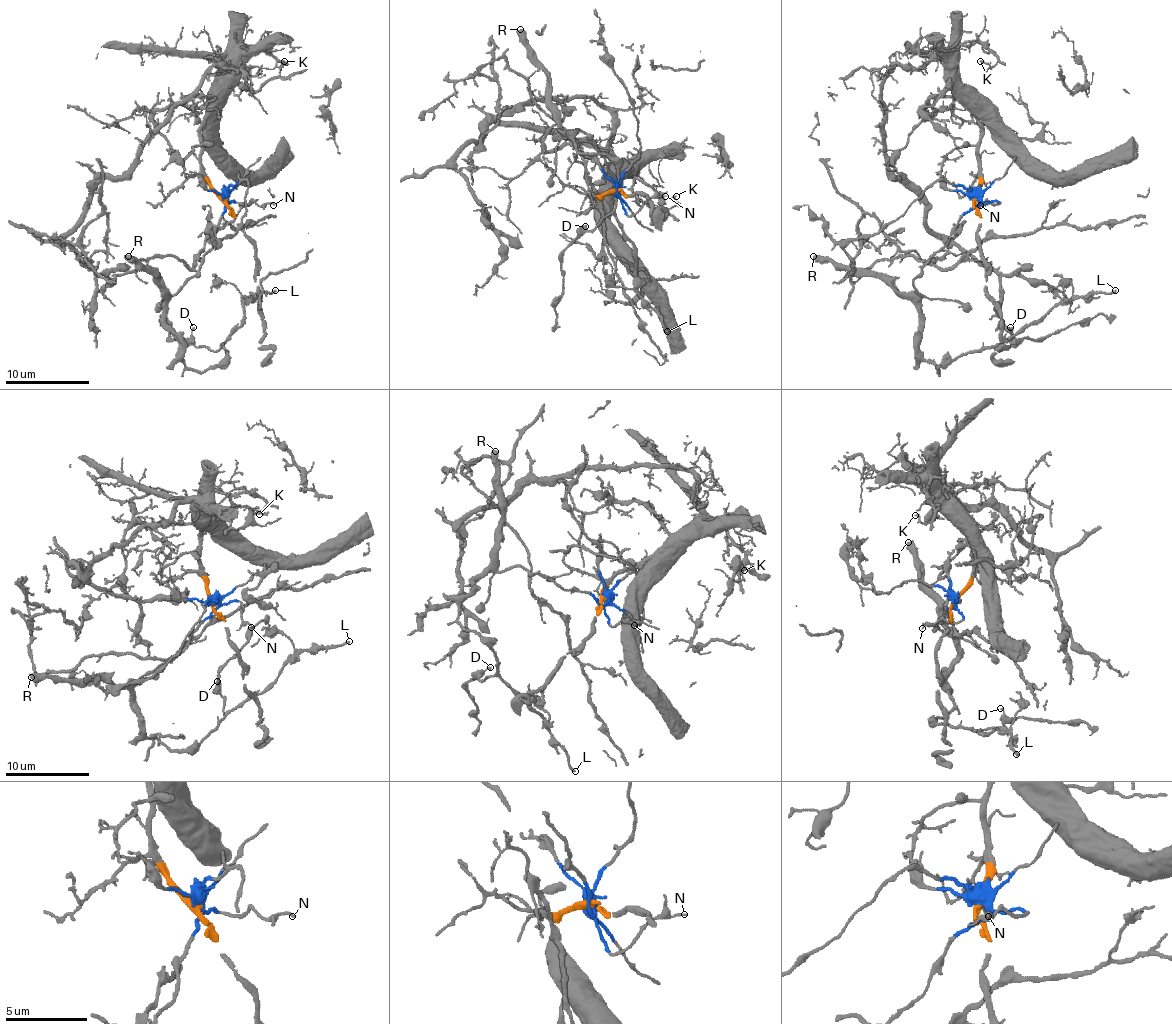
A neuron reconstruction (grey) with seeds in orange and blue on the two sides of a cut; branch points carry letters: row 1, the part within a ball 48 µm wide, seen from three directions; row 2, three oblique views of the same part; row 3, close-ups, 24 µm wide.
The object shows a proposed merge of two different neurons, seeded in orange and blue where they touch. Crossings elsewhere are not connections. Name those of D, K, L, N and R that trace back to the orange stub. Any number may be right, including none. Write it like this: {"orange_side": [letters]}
{"orange_side": ["K"]}

